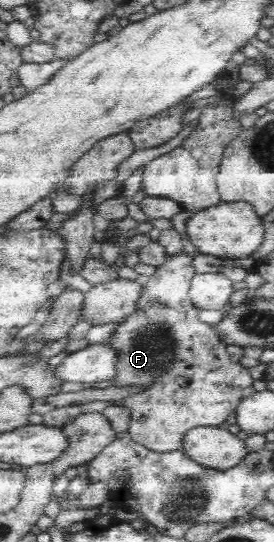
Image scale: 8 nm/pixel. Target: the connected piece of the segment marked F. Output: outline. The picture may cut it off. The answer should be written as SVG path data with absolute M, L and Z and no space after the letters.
M186 253L173 256L157 267L153 275L143 279L140 296L135 302L136 309L105 342L116 354L112 388L131 390L124 398L112 400L112 404L128 411L127 431L132 440L148 450L178 450L184 434L191 428L218 427L226 422L243 399L242 390L253 382L248 369L228 357L226 348L229 345L220 338L215 327L200 321L198 308L189 299L190 280L197 273L190 262L192 257Z

